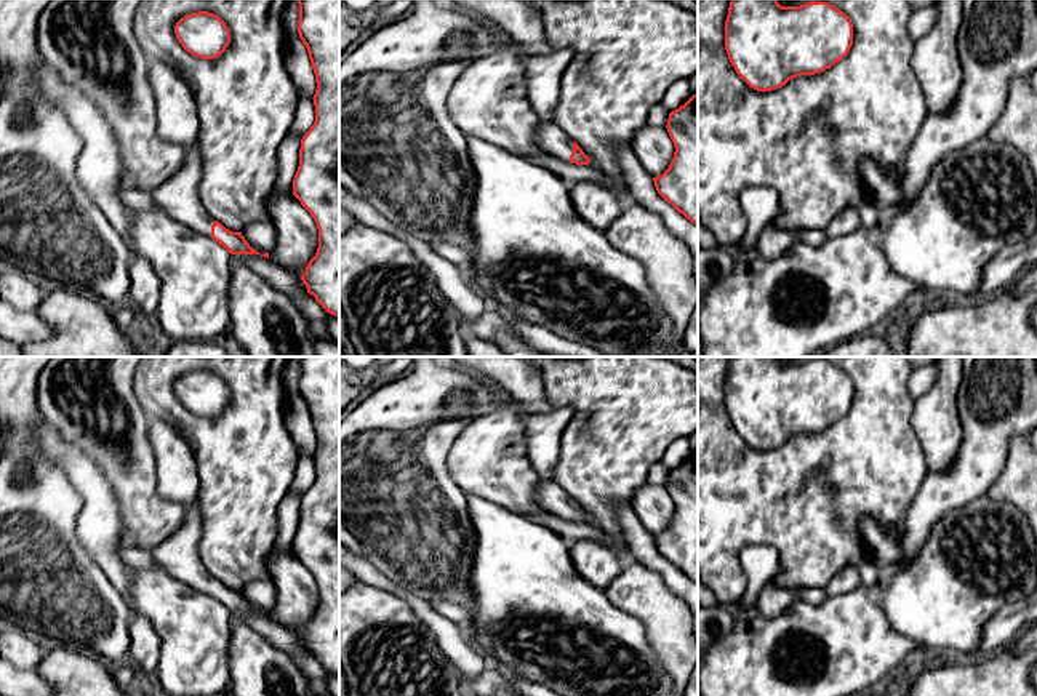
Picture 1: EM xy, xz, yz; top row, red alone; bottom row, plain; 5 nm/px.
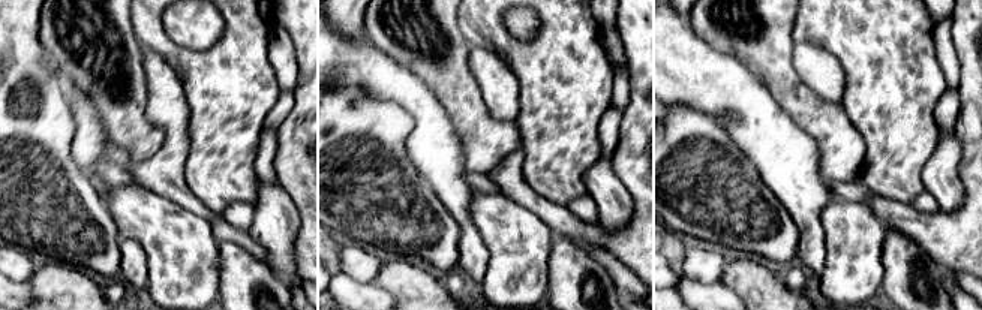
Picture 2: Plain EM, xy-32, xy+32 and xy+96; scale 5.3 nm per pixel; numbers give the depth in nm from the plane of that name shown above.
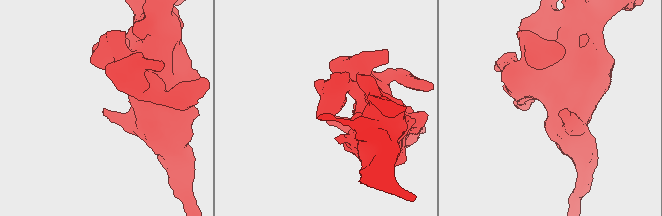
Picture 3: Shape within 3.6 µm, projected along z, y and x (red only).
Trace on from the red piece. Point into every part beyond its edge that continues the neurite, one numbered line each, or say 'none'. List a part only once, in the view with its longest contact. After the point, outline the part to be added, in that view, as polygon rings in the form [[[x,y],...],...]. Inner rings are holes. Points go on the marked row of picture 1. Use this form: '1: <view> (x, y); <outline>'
1: xz (552, 140); [[[541,120],[538,128],[538,146],[544,154],[563,162],[568,162],[573,152],[573,141],[552,120]]]

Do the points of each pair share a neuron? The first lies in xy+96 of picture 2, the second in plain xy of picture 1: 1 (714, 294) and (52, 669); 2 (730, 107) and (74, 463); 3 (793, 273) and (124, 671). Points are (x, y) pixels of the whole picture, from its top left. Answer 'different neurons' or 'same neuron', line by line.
1: different neurons
2: same neuron
3: same neuron

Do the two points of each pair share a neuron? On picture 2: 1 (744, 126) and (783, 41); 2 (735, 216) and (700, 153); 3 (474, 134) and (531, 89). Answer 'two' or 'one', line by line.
1: two
2: one
3: two

